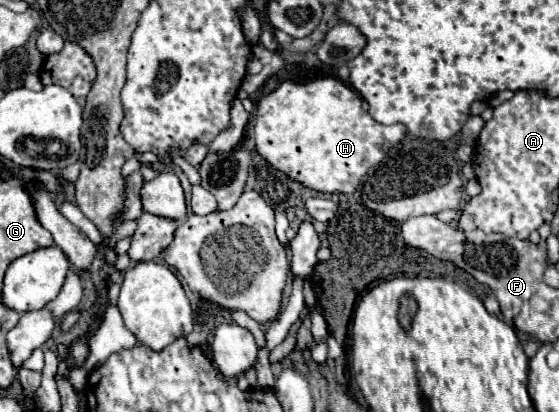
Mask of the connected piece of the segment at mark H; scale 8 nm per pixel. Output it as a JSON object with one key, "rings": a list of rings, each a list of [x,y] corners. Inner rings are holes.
{"rings":[[[324,77],[310,83],[294,83],[284,81],[276,91],[264,95],[258,101],[256,115],[254,115],[254,137],[256,137],[256,151],[278,171],[286,173],[290,179],[302,183],[308,189],[320,193],[354,193],[364,173],[380,163],[384,155],[404,139],[406,127],[396,125],[382,125],[370,117],[368,111],[362,109],[362,99],[356,91],[344,85],[340,79]]]}

